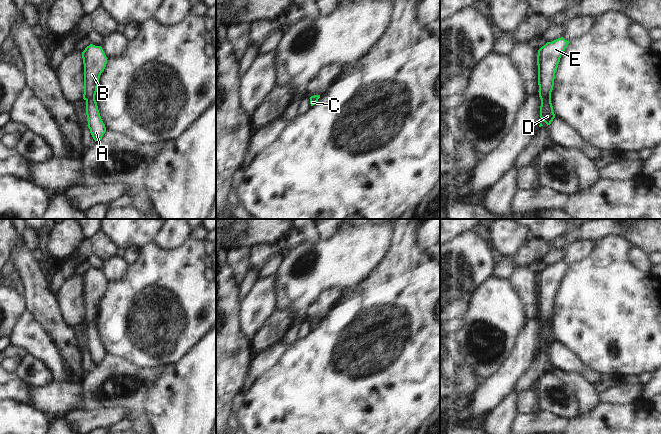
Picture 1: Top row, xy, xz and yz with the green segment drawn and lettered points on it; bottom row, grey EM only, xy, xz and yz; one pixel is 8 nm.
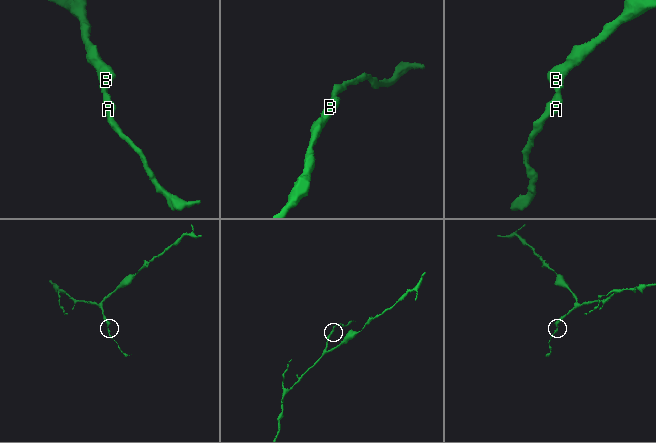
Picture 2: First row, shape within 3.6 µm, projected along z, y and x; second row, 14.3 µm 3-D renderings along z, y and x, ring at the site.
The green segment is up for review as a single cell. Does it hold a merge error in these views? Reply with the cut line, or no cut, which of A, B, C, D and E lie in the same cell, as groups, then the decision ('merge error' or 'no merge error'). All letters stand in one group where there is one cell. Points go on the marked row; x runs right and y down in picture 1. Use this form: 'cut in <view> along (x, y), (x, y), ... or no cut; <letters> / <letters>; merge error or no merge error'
no cut; A B C D E; no merge error

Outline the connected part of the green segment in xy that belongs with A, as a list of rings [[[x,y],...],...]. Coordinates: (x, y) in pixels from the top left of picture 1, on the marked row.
[[[93,44],[85,48],[82,52],[82,58],[84,64],[83,99],[86,101],[87,126],[96,142],[101,140],[106,132],[106,127],[101,119],[95,95],[100,75],[106,67],[108,58],[101,46],[95,46]]]

